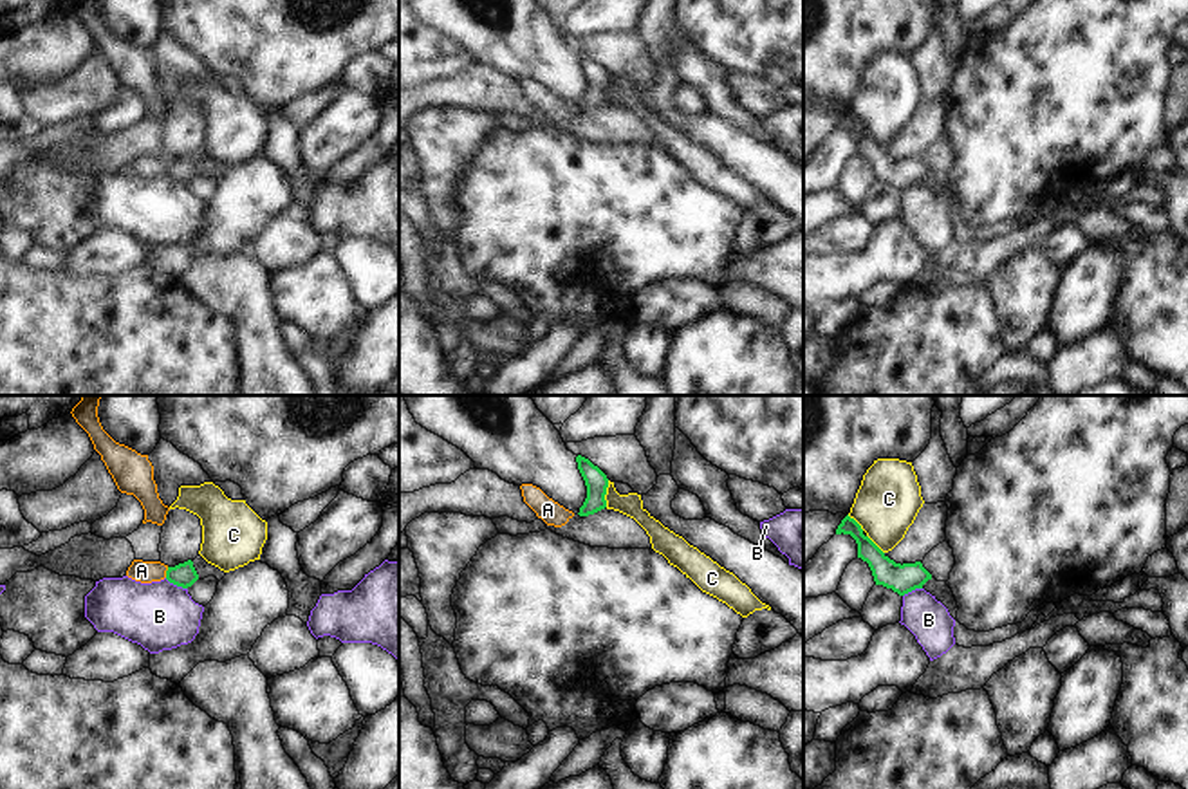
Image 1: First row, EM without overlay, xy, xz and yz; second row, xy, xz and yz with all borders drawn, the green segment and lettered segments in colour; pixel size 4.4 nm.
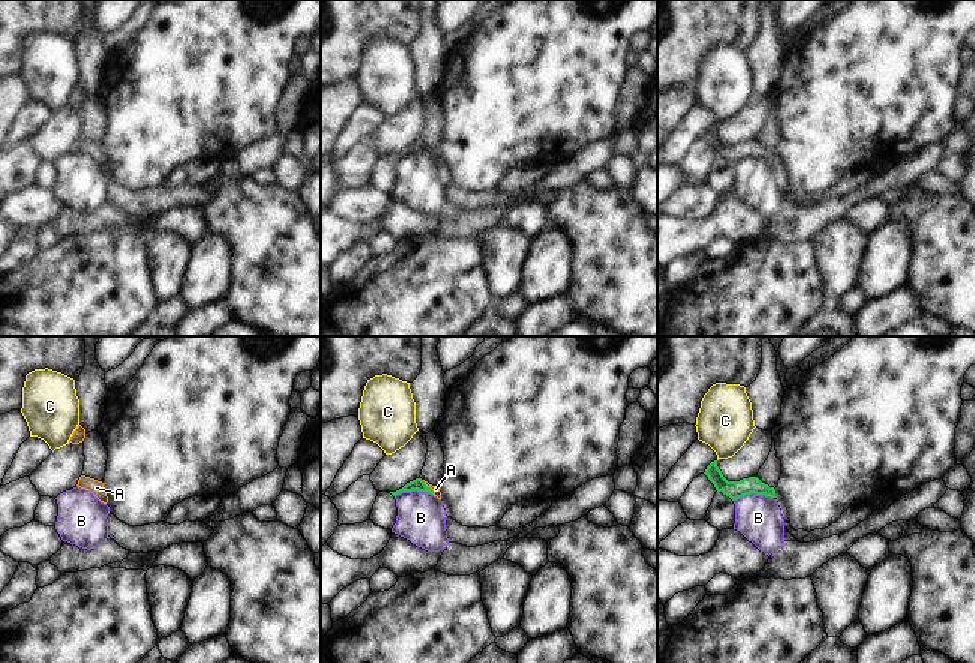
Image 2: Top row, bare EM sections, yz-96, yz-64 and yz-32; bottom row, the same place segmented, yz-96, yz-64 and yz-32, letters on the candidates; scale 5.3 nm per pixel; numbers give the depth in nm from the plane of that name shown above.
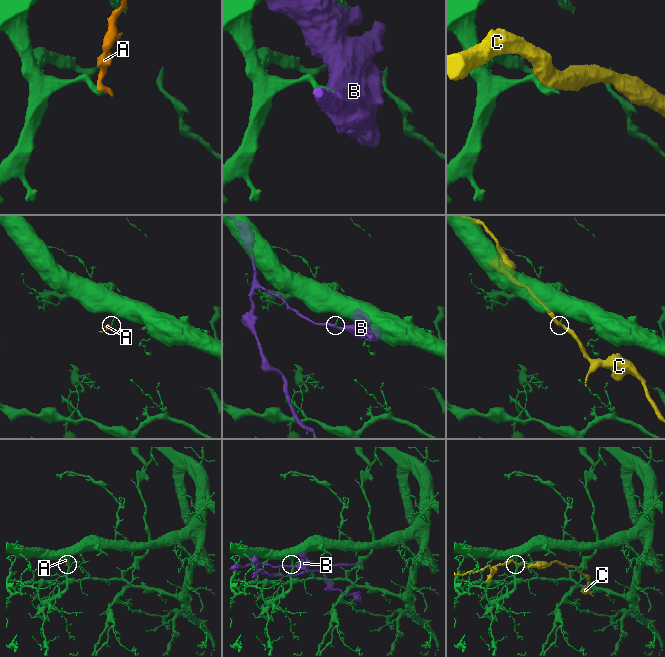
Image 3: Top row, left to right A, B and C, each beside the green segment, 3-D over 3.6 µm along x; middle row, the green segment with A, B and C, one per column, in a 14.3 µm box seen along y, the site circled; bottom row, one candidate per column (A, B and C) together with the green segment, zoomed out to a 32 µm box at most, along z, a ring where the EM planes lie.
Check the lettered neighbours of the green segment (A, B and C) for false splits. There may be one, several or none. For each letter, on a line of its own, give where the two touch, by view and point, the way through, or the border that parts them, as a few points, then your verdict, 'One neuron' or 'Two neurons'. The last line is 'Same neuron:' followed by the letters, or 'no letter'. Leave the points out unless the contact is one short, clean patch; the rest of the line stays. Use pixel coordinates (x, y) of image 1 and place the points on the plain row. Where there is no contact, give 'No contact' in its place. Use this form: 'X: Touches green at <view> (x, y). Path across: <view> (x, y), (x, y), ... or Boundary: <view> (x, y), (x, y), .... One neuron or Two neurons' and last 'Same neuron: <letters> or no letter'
A: Touches green at xy (167, 168). Boundary: xy (168, 163), (165, 172). Two neurons
B: Touches green at xy (176, 179). Two neurons
C: Touches green at xz (605, 89). Boundary: xz (609, 76), (605, 102). Two neurons
Same neuron: no letter

